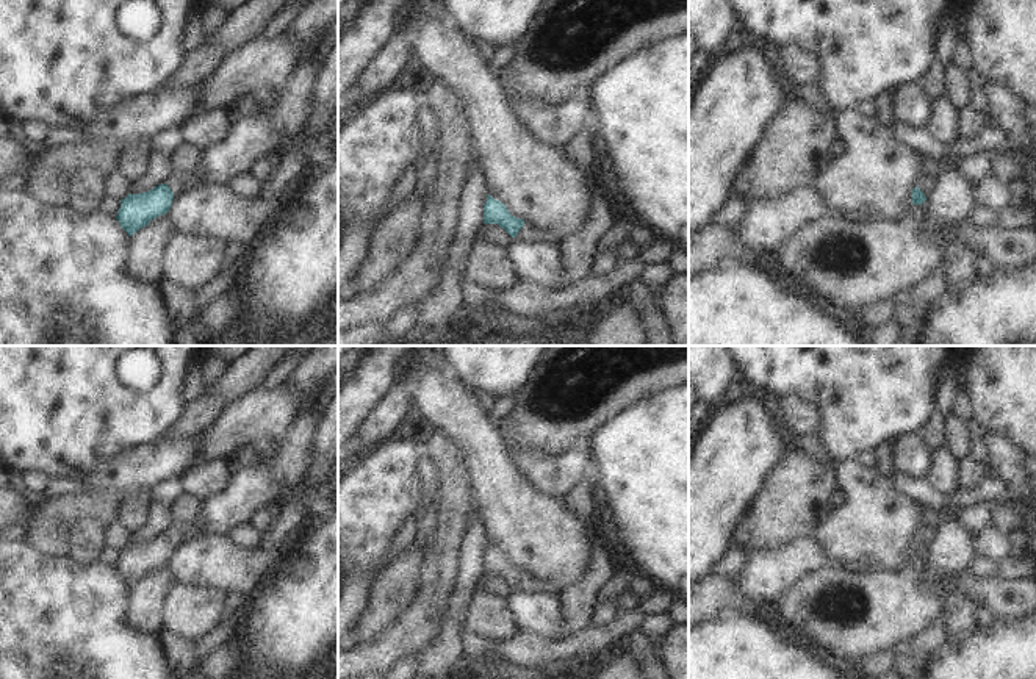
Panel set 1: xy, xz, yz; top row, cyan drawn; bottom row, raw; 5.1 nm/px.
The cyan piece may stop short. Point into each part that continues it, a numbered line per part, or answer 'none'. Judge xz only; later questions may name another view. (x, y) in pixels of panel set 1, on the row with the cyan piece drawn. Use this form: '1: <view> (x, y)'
1: xz (529, 233)

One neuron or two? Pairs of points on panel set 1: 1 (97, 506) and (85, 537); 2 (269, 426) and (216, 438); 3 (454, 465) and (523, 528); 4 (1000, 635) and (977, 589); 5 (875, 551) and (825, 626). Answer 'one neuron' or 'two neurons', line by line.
1: two neurons
2: one neuron
3: two neurons
4: two neurons
5: two neurons

